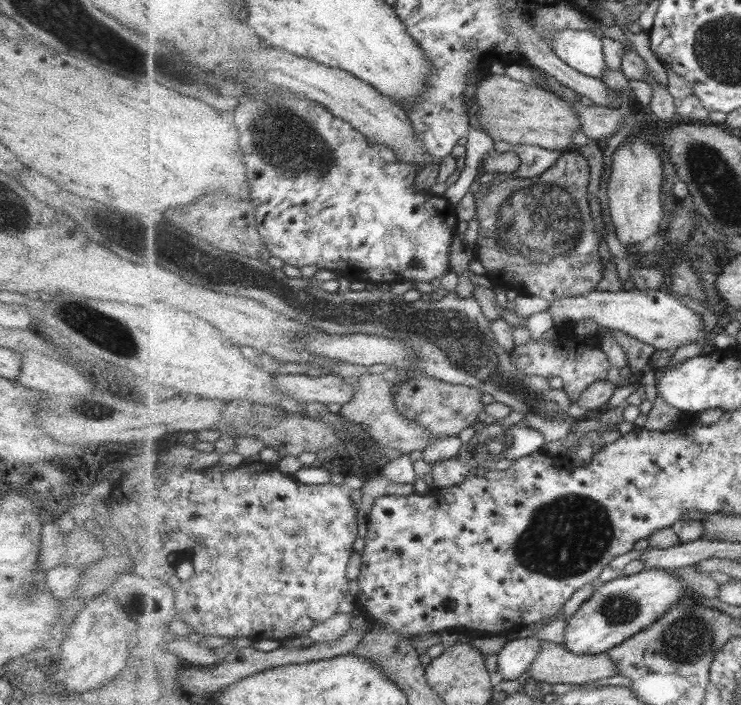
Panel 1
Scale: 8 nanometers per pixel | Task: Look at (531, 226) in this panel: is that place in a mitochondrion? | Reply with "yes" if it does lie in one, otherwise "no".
yes

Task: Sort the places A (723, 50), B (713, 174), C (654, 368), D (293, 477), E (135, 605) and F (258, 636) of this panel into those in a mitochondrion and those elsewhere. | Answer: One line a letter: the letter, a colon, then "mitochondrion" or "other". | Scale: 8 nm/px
A: mitochondrion
B: mitochondrion
C: other
D: other
E: other
F: other

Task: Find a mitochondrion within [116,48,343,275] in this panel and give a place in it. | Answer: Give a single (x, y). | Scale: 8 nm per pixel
(281, 132)

